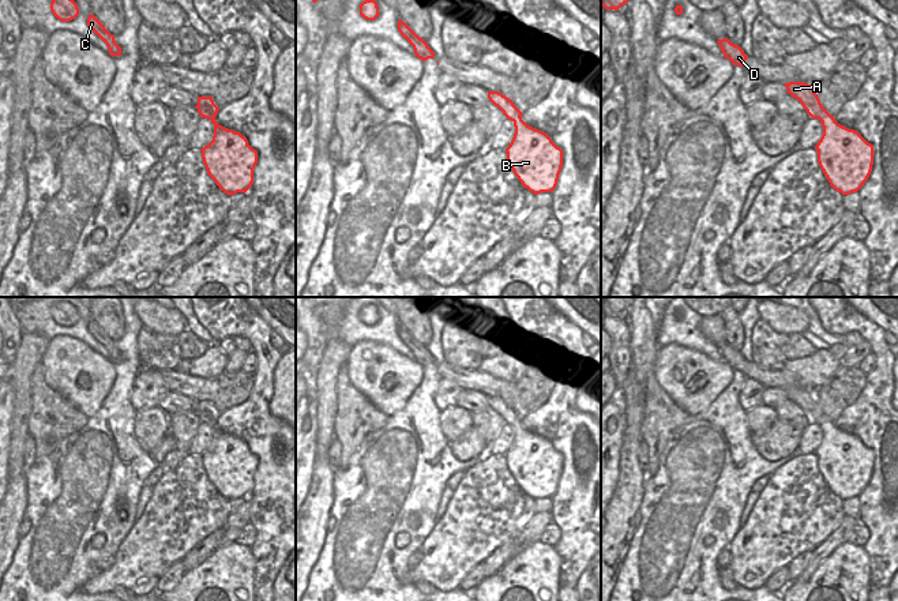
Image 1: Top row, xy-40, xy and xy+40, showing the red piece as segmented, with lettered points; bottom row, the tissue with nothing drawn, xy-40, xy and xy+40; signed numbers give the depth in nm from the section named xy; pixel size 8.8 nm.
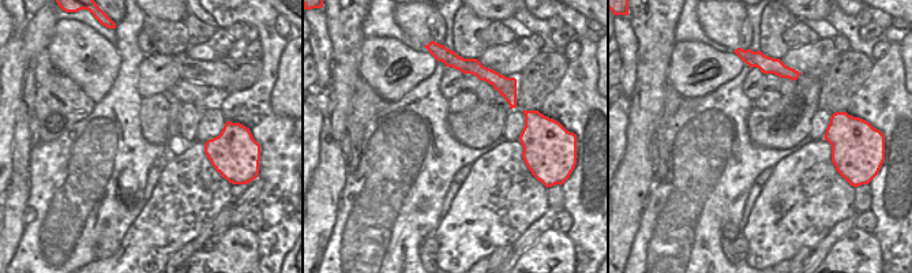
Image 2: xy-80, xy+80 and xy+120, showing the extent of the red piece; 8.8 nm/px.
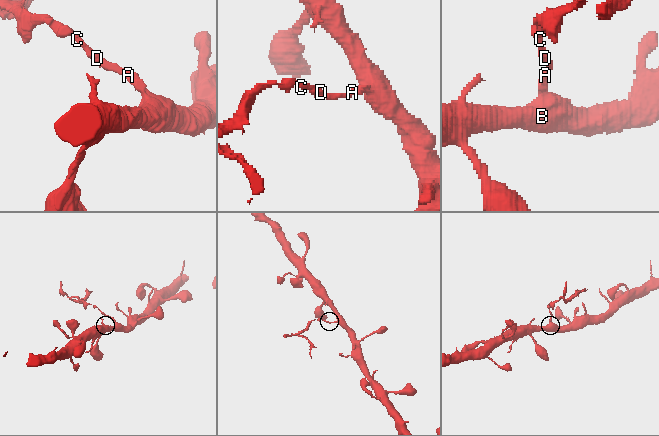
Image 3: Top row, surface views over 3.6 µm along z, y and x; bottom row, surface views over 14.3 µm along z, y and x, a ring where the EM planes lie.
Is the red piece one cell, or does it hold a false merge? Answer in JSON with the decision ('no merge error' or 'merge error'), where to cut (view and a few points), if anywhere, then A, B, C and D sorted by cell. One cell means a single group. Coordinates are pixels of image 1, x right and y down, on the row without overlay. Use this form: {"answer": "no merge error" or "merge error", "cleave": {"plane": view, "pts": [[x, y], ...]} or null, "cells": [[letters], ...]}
{"answer": "merge error", "cleave": {"plane": "xy+40", "pts": [[830, 420], [822, 427]]}, "cells": [["A", "C", "D"], ["B"]]}

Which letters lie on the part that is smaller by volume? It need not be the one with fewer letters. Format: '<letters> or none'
A, C, D

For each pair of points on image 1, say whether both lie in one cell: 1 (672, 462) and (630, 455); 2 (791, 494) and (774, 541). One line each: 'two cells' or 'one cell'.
1: two cells
2: one cell

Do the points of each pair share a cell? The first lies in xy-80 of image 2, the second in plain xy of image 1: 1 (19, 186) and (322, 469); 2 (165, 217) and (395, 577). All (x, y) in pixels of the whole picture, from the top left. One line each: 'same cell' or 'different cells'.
1: same cell
2: different cells

